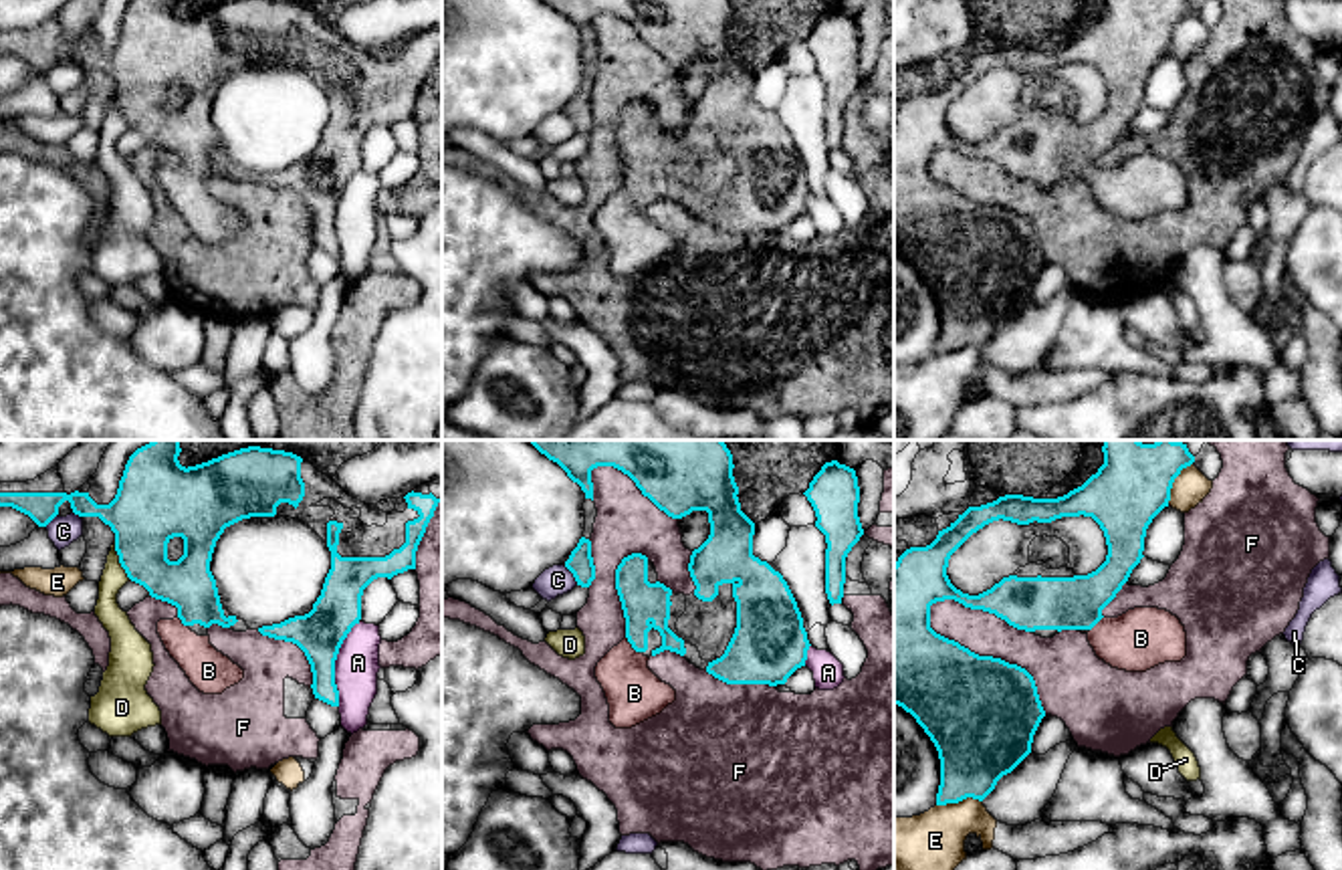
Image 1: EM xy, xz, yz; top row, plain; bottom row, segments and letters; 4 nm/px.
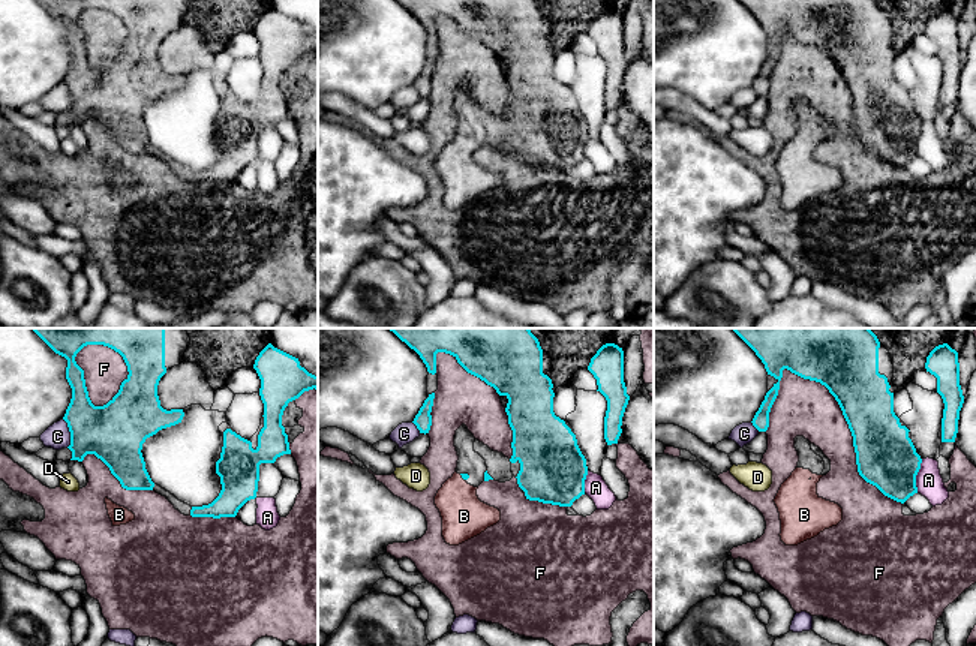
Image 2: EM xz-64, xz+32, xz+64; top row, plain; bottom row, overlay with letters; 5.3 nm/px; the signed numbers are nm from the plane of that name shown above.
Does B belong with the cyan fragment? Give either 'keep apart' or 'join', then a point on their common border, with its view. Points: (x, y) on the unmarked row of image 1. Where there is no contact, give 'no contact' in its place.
join; meets cyan in xz at (630, 190)

